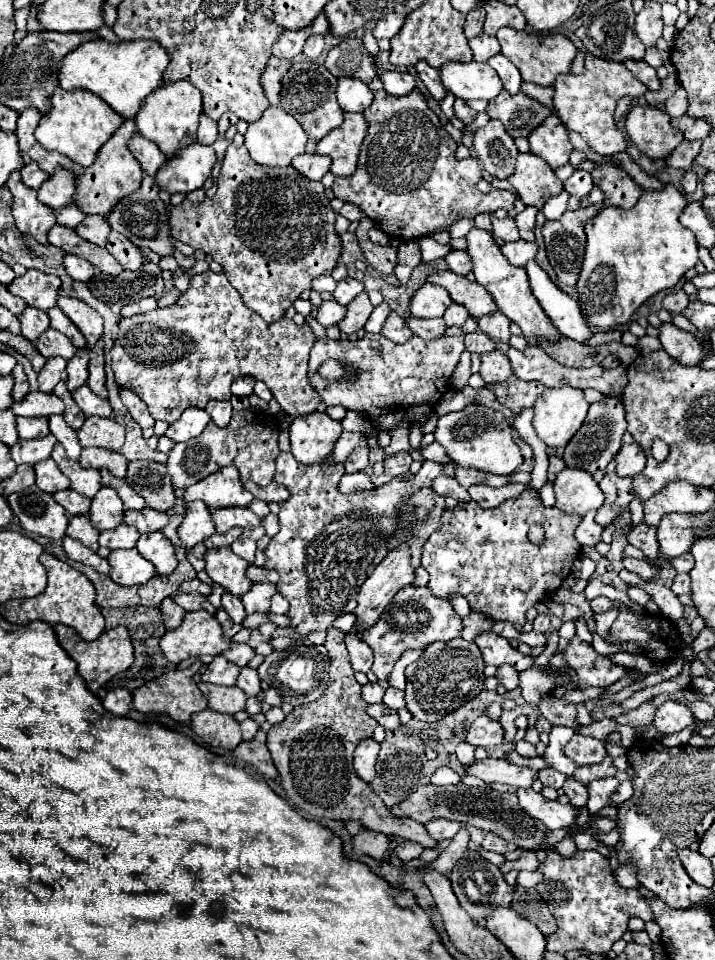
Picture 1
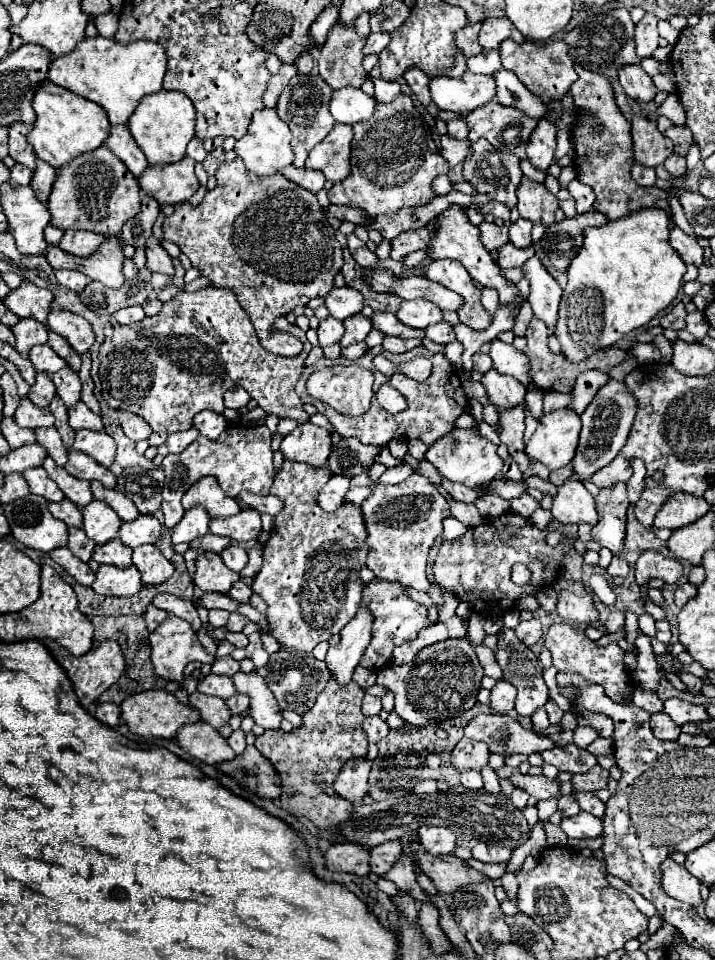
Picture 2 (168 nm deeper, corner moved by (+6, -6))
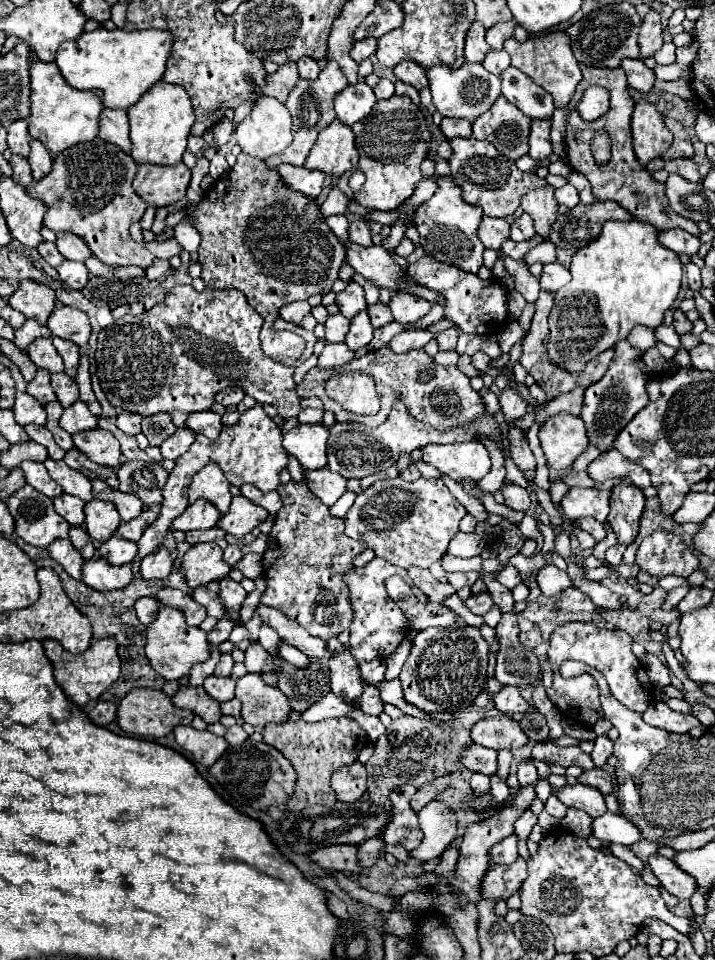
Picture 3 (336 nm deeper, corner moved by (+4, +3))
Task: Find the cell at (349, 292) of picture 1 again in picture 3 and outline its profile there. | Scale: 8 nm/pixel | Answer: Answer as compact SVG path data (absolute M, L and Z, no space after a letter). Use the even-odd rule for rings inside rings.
M350 282L340 294L336 294L336 304L340 308L340 314L346 318L354 318L358 312L366 310L362 286L356 282Z

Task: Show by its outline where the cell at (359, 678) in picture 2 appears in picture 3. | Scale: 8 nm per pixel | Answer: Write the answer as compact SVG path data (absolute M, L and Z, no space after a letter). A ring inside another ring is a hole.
M372 660L372 662L360 662L360 674L368 684L376 684L384 680L386 662L384 660Z

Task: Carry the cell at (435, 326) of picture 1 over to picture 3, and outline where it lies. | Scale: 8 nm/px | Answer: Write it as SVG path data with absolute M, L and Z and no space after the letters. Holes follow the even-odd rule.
M376 302L376 304L368 306L368 316L370 316L370 324L372 324L374 328L382 328L382 326L386 326L388 322L392 322L392 314L390 314L388 306L382 304L382 302Z

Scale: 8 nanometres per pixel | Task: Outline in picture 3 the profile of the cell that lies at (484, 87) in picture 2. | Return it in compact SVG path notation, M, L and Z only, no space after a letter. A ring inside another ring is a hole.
M464 62L464 66L456 70L450 66L432 66L426 70L426 76L430 82L432 104L446 118L464 118L474 122L478 116L488 112L500 96L500 78L490 74L482 64Z

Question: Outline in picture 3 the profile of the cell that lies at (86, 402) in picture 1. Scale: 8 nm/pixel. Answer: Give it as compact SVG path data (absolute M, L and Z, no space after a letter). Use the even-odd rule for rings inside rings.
M74 402L72 408L66 408L62 418L60 418L60 426L68 432L68 434L78 434L84 430L94 430L98 428L98 418L92 416L92 412L88 410L88 406L84 406L84 402Z

